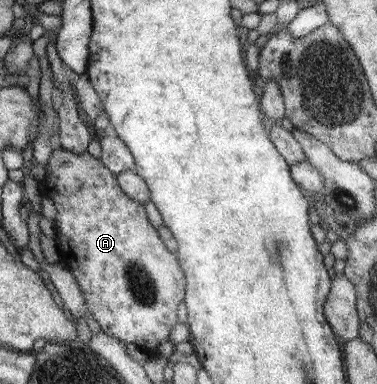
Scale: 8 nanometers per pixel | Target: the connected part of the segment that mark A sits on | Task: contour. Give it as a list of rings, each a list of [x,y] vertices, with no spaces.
[[[59,149],[51,152],[44,167],[47,174],[38,182],[38,192],[52,199],[56,209],[54,240],[59,261],[72,271],[91,317],[103,334],[117,342],[136,345],[142,351],[155,351],[159,344],[168,341],[171,327],[178,322],[177,307],[184,299],[186,283],[175,254],[165,248],[147,221],[143,206],[121,191],[114,175],[99,159],[87,152],[75,154]]]

